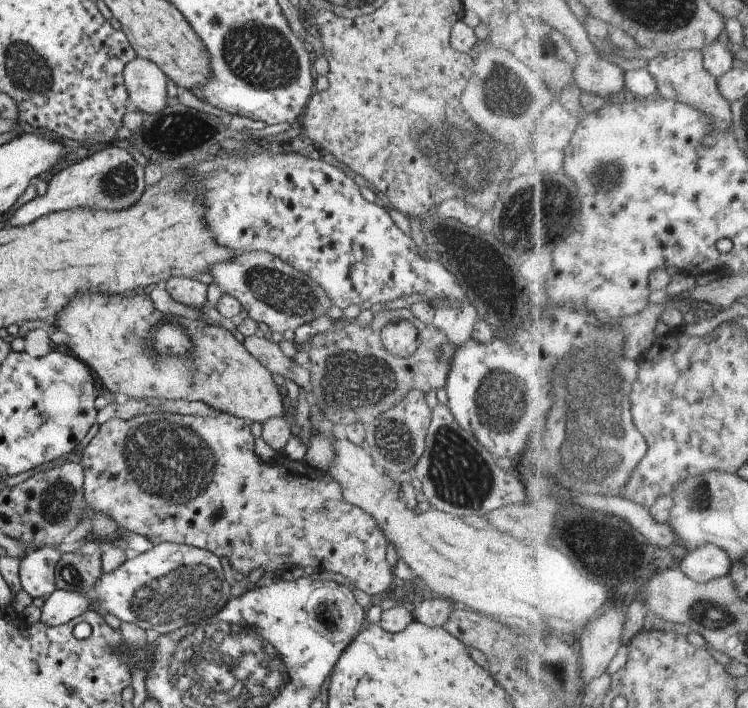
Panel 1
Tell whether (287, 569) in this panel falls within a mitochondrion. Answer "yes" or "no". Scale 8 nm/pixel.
no

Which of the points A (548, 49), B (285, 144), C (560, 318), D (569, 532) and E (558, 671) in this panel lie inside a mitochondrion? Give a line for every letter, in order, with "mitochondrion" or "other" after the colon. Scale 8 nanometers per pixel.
A: other
B: other
C: other
D: other
E: mitochondrion

